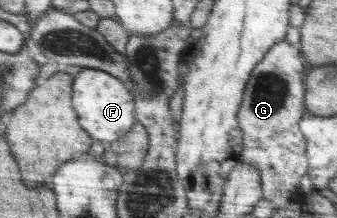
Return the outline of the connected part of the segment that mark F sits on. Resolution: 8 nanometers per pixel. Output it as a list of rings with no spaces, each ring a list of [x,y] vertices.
[[[82,68],[73,81],[73,107],[79,123],[94,140],[108,145],[128,133],[136,122],[136,99],[129,87],[117,76],[94,68]]]

